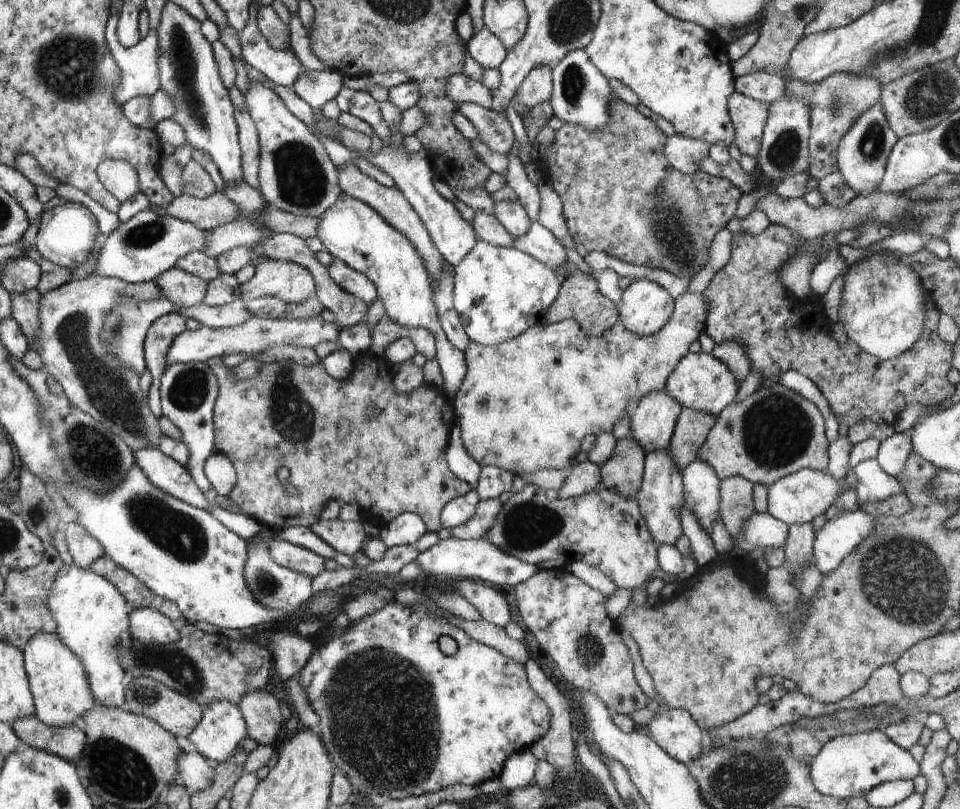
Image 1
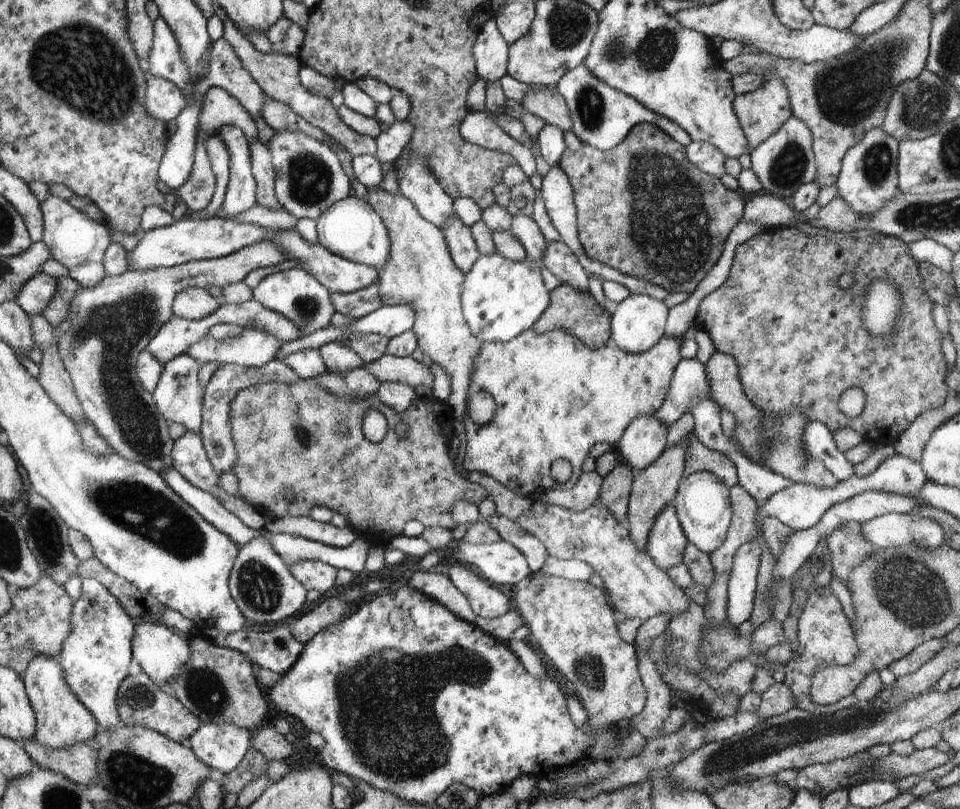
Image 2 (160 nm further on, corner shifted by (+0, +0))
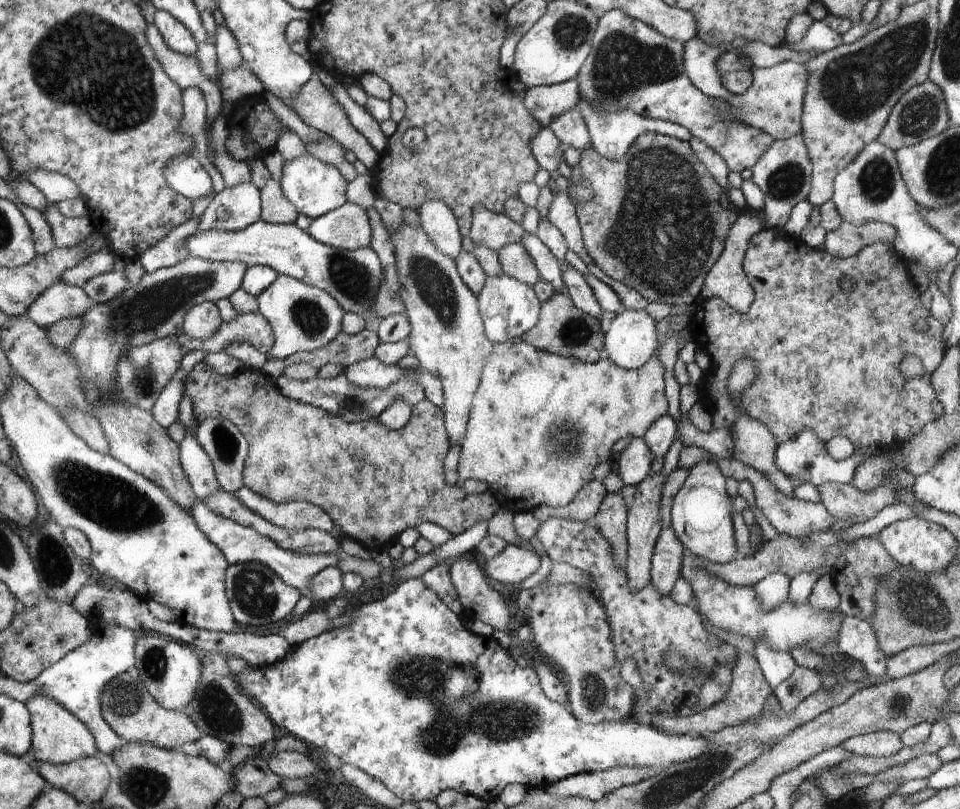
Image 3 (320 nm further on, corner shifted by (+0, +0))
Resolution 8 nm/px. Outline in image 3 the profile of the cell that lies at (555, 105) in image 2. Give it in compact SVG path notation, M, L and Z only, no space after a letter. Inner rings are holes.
M578 109L558 115L548 128L556 135L564 148L572 147L580 152L593 148L584 117Z

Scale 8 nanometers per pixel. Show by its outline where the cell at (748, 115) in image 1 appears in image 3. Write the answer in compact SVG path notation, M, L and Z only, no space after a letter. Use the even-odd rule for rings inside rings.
M788 61L770 68L756 67L752 70L753 83L740 96L733 96L729 102L739 110L741 120L750 127L756 127L775 140L792 138L802 132L801 116L807 93L809 70L803 64Z

